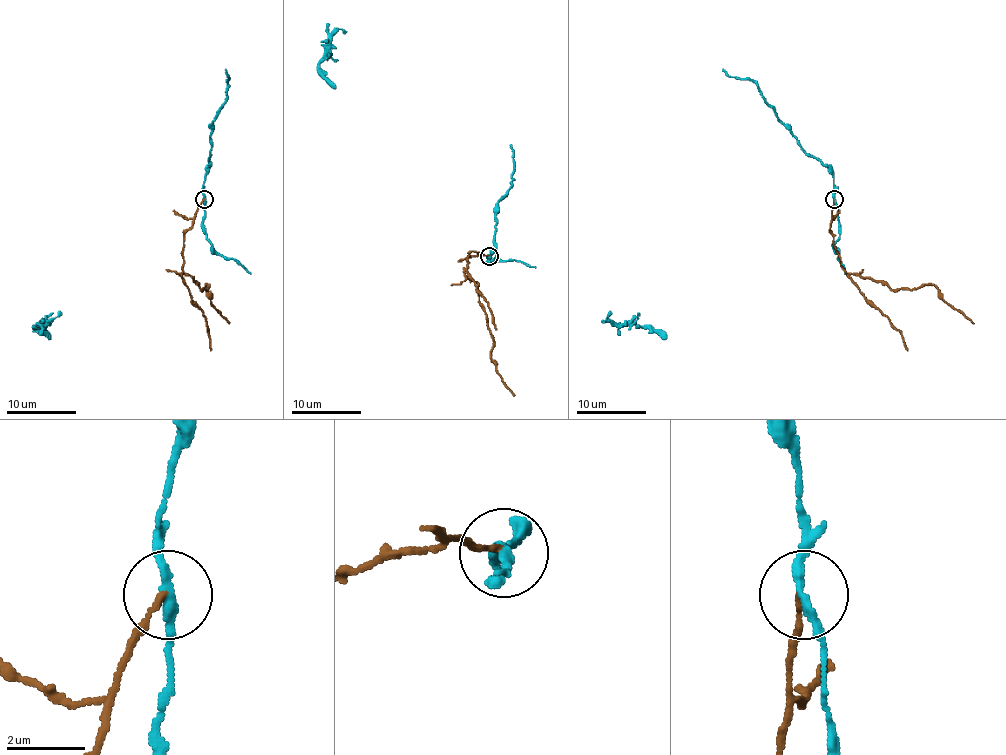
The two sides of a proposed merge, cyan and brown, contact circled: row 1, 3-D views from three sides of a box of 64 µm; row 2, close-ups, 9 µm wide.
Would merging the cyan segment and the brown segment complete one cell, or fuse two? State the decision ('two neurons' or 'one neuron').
two neurons

